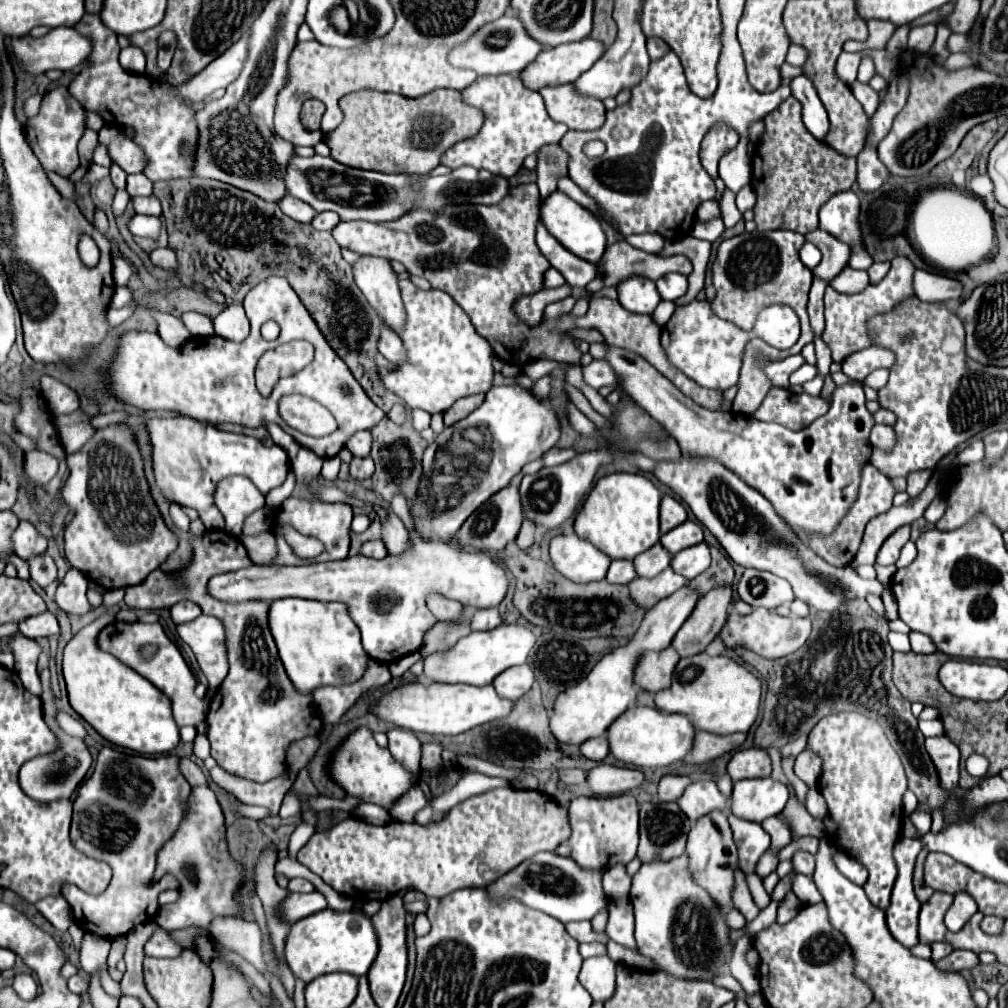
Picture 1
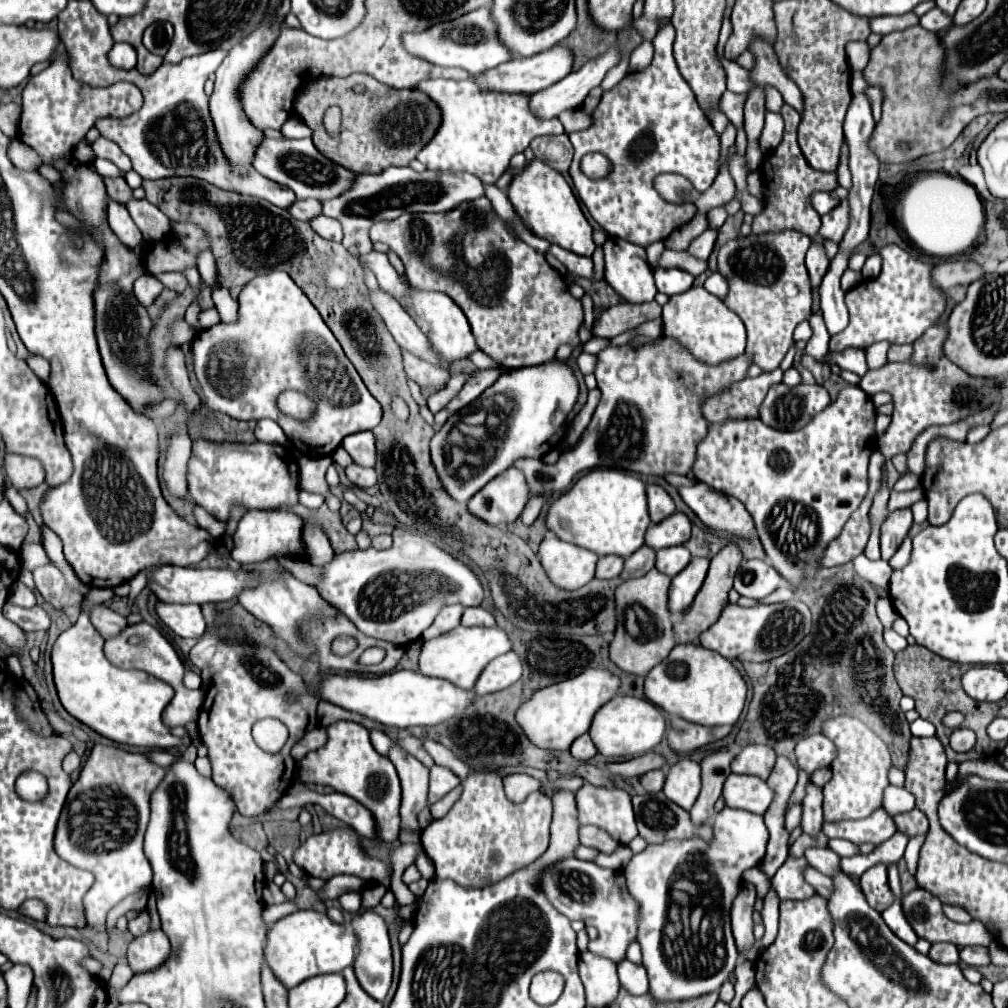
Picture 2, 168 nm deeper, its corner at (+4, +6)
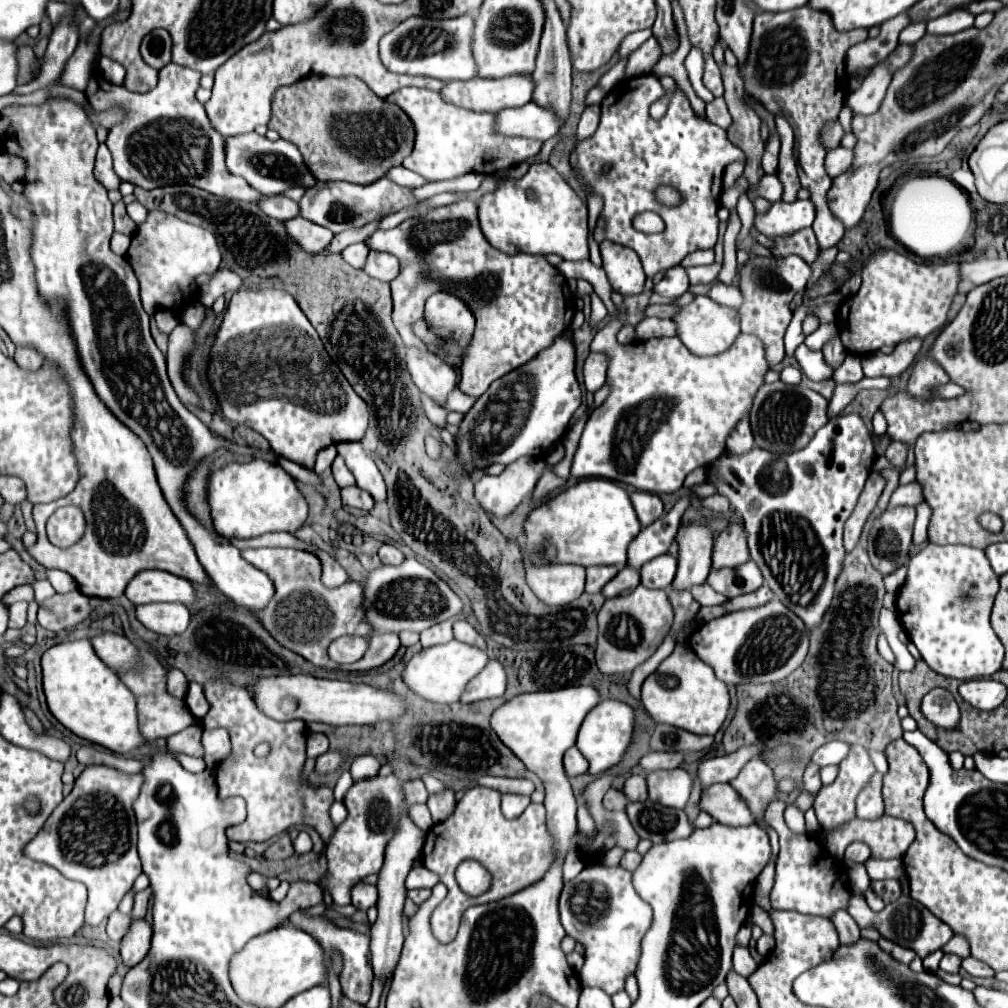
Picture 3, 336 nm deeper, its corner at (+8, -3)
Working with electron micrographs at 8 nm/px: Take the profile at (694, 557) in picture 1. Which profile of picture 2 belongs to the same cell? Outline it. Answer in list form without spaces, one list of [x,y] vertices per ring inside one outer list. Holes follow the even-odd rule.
[[[672,546],[672,548],[664,548],[656,552],[656,568],[662,574],[668,574],[670,578],[676,576],[678,572],[682,572],[686,568],[686,564],[690,562],[690,552],[684,546]]]

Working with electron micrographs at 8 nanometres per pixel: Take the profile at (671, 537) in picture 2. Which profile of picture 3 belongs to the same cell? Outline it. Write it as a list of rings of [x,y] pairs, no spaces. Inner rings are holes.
[[[682,497],[670,513],[664,513],[656,523],[648,525],[628,547],[628,565],[640,569],[650,559],[668,553],[672,541],[678,535],[682,515],[688,507],[688,497]]]

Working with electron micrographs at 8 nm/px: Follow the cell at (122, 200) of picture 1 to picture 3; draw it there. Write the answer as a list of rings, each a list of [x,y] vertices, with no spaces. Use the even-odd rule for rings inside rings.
[[[116,231],[116,233],[112,235],[110,247],[112,247],[112,251],[114,251],[116,255],[126,255],[126,251],[128,251],[128,247],[130,247],[130,241],[132,241],[132,237]]]

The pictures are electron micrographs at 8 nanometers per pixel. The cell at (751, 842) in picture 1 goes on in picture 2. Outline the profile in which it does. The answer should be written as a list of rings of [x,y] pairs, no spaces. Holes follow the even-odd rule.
[[[724,808],[712,824],[712,842],[698,836],[688,840],[672,840],[662,844],[648,844],[630,860],[630,894],[640,904],[638,944],[642,946],[644,968],[648,972],[648,994],[656,1002],[682,1002],[698,998],[700,994],[718,992],[722,982],[734,972],[738,950],[730,930],[732,902],[740,892],[742,874],[762,862],[768,844],[768,828],[762,816],[746,810]]]

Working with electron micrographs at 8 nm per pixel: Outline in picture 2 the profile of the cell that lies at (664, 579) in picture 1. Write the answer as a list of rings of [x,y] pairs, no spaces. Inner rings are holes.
[[[656,568],[648,574],[632,580],[624,580],[616,588],[616,632],[610,642],[610,660],[628,674],[646,676],[656,664],[660,664],[674,648],[672,614],[668,610],[668,586],[670,578]],[[640,606],[646,612],[640,612]]]

